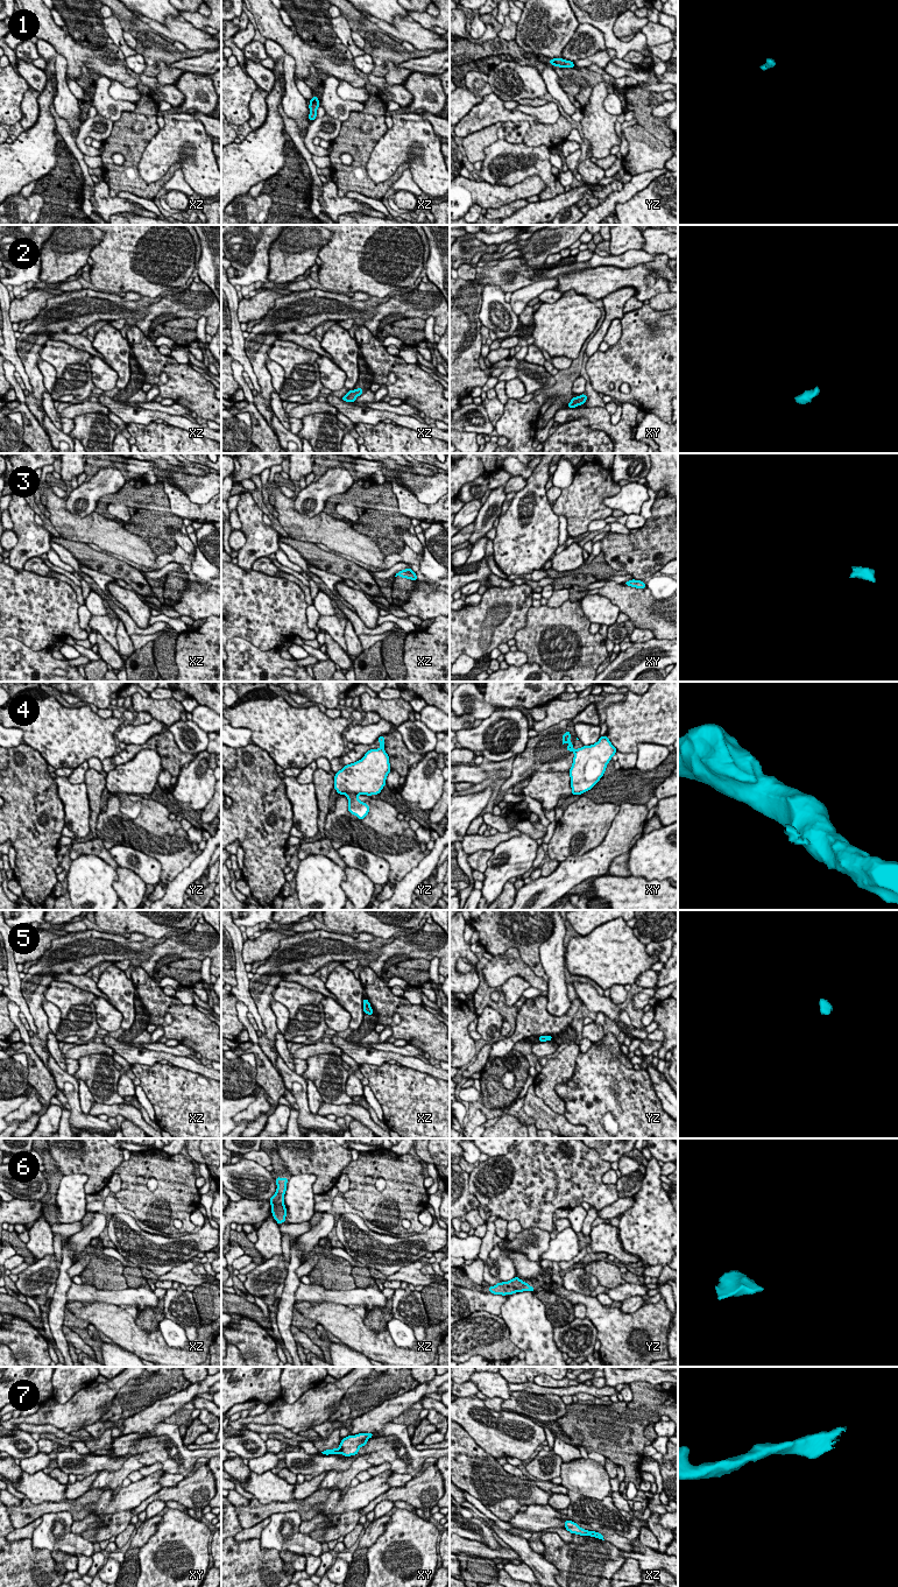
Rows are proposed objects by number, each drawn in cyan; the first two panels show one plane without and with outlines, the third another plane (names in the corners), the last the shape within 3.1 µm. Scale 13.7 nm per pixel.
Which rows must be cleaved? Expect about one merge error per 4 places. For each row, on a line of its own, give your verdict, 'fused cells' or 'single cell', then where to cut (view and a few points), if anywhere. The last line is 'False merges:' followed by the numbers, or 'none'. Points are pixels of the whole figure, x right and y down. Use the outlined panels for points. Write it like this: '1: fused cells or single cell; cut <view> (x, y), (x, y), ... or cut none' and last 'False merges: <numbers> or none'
1: single cell; cut none
2: single cell; cut none
3: single cell; cut none
4: fused cells; cut xy (578, 749), (574, 753)
5: single cell; cut none
6: single cell; cut none
7: single cell; cut none
False merges: 4

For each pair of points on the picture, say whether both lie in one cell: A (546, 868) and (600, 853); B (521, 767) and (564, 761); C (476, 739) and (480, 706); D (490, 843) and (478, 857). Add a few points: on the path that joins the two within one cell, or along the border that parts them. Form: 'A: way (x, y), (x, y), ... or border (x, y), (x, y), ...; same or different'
A: border (559, 862), (552, 872), (542, 876); different
B: way (531, 764), (553, 762); same
C: border (506, 709), (496, 709), (482, 720); different
D: border (492, 850), (478, 850), (469, 854); different

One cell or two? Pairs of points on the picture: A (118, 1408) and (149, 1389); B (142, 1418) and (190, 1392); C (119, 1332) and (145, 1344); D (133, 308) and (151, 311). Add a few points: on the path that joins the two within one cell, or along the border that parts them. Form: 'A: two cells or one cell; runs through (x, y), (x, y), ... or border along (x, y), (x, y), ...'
A: one cell; runs through (126, 1403), (141, 1391)
B: one cell; runs through (154, 1415), (163, 1408), (172, 1405), (178, 1399)
C: one cell; runs through (125, 1332), (139, 1341)
D: two cells; border along (143, 308), (140, 316)

